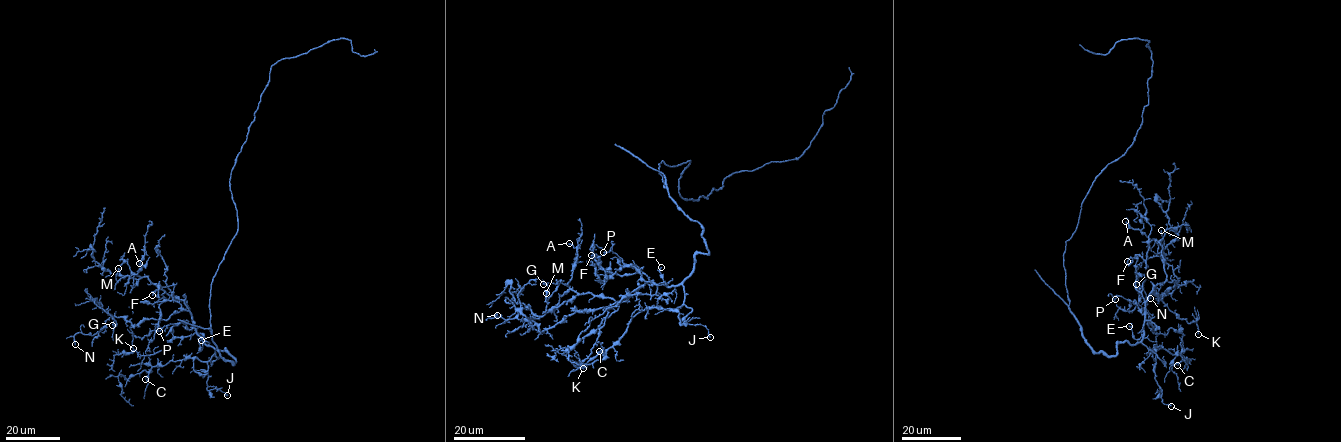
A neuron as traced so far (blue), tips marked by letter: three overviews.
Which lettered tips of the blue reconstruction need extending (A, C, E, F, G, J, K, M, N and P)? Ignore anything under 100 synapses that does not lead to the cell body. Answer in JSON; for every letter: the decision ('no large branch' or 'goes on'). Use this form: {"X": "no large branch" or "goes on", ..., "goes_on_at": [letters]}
{"A": "no large branch", "C": "no large branch", "E": "no large branch", "F": "no large branch", "G": "no large branch", "J": "no large branch", "K": "no large branch", "M": "no large branch", "N": "no large branch", "P": "no large branch", "goes_on_at": []}

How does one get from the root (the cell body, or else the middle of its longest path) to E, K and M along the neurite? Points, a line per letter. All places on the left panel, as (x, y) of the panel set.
E: (211, 287), (211, 340), (219, 355), (234, 363), (225, 348), (222, 350), (203, 343), (200, 351), (201, 340)
K: (211, 287), (211, 340), (234, 363), (225, 348), (204, 342), (188, 308), (142, 339), (133, 336), (133, 348)
M: (211, 287), (211, 340), (233, 364), (225, 348), (204, 342), (183, 300), (146, 277), (117, 281), (118, 268)

